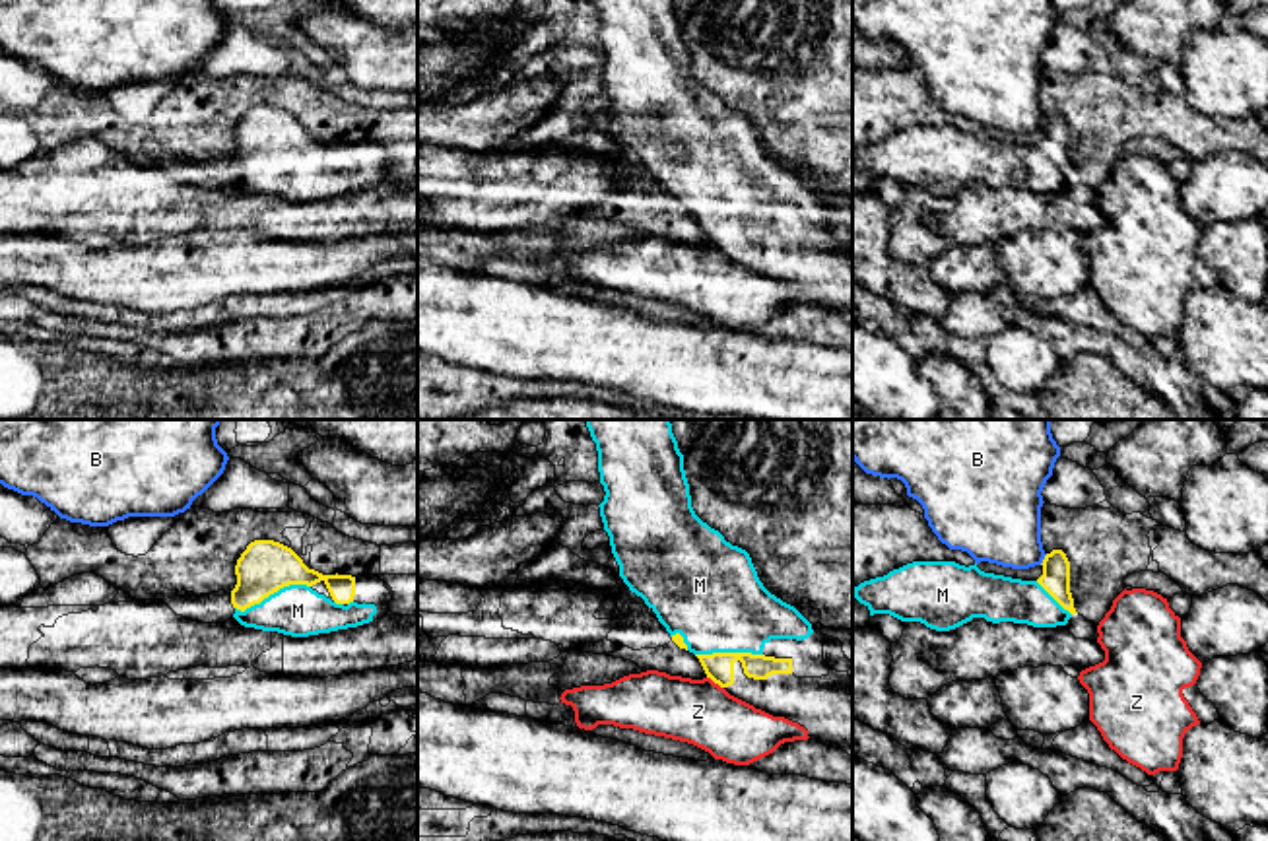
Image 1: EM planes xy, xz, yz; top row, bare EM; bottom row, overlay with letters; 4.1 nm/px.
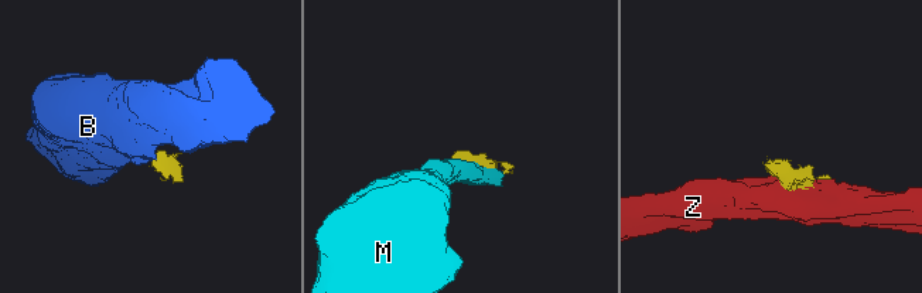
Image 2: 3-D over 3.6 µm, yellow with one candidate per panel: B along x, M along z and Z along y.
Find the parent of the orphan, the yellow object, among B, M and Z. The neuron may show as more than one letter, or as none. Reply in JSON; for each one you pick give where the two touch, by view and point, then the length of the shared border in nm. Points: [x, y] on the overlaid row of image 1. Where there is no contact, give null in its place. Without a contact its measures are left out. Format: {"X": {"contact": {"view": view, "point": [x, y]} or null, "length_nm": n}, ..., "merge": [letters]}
{"M": {"contact": {"view": "xy", "point": [272, 593]}, "length_nm": 320}, "merge": ["M"]}

